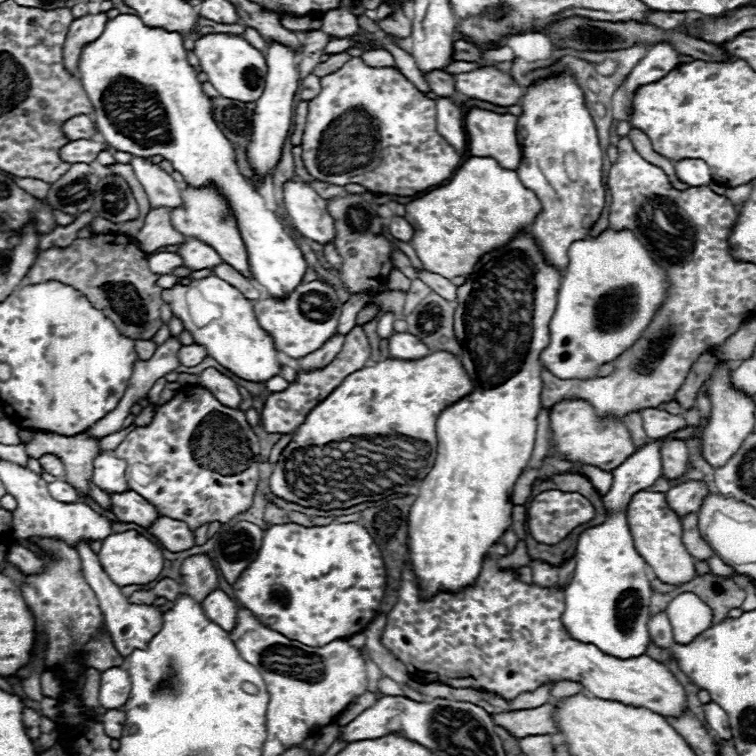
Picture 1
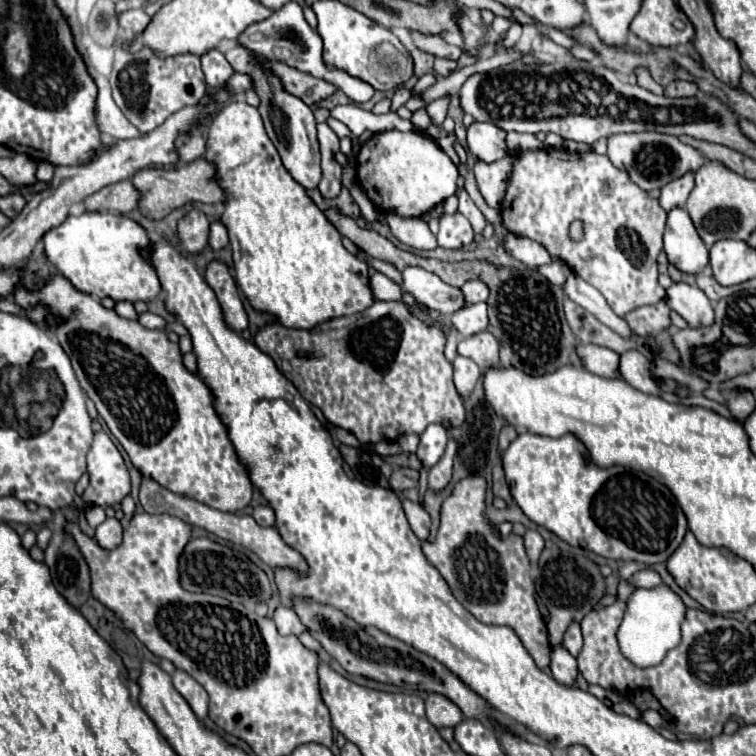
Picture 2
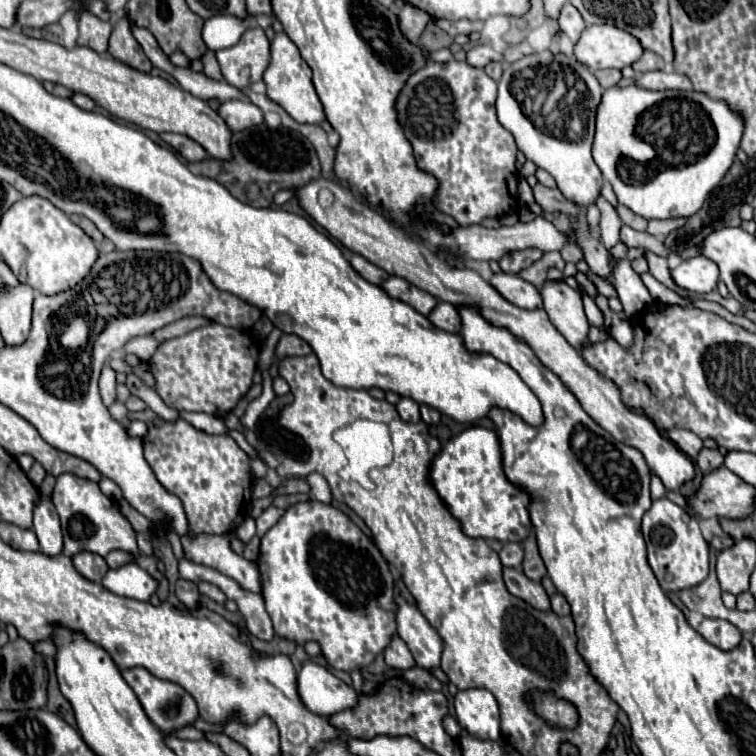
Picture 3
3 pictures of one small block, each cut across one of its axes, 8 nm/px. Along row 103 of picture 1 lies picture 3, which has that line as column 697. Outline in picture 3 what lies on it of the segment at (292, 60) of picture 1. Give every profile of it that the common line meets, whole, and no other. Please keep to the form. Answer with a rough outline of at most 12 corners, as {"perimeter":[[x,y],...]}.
{"perimeter":[[694,256],[672,270],[688,292],[712,292],[718,266]]}

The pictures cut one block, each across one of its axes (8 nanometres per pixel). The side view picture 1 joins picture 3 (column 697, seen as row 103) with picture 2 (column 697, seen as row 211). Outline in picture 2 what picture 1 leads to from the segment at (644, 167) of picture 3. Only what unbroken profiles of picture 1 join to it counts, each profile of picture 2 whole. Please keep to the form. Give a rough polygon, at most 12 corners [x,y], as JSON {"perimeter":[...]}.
{"perimeter":[[668,212],[664,252],[670,264],[696,274],[708,248],[690,214]]}

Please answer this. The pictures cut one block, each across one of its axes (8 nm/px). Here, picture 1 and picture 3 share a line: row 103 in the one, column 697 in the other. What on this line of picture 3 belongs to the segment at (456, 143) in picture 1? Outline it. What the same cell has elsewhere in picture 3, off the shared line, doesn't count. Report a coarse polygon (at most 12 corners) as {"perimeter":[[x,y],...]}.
{"perimeter":[[686,428],[664,430],[692,460],[702,448],[702,438]]}

